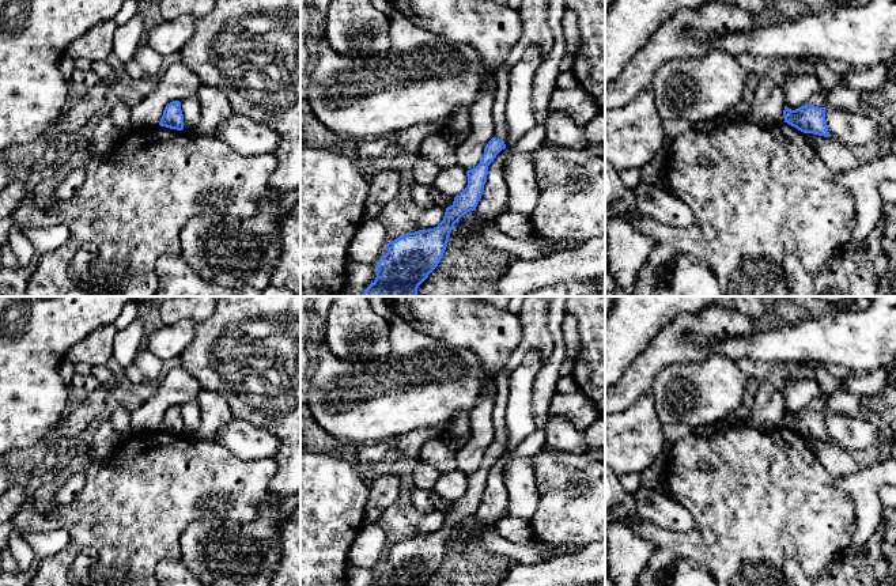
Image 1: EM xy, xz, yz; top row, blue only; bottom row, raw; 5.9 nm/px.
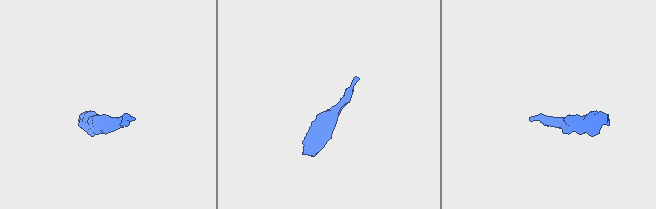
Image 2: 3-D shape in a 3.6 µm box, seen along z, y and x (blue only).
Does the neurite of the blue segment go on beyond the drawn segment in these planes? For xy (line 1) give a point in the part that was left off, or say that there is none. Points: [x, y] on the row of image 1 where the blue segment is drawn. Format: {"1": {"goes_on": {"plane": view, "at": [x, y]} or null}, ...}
{"1": {"goes_on": null}}

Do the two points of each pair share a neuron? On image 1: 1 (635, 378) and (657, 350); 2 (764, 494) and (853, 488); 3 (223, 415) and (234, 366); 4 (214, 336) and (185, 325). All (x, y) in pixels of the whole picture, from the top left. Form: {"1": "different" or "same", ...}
{"1": "same", "2": "different", "3": "different", "4": "different"}

